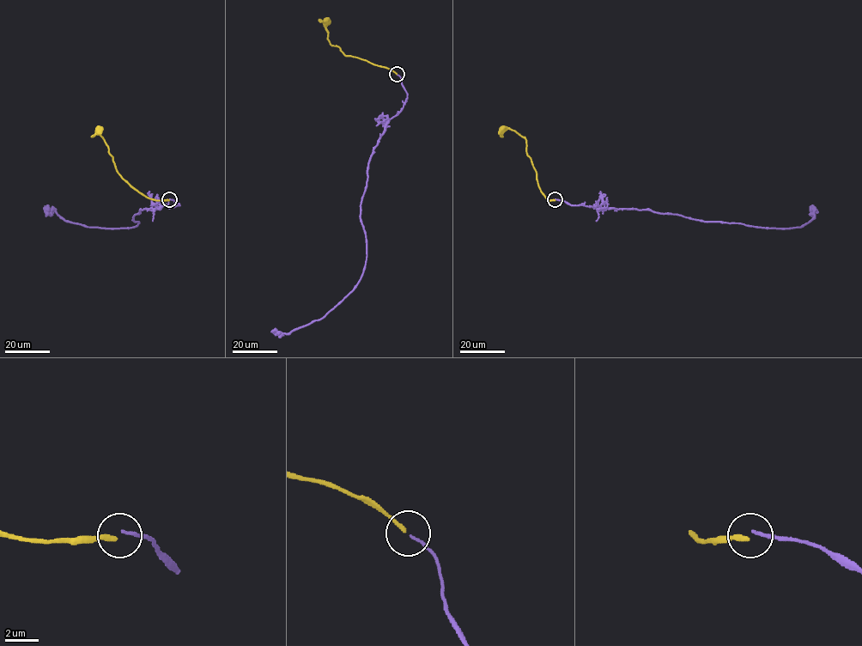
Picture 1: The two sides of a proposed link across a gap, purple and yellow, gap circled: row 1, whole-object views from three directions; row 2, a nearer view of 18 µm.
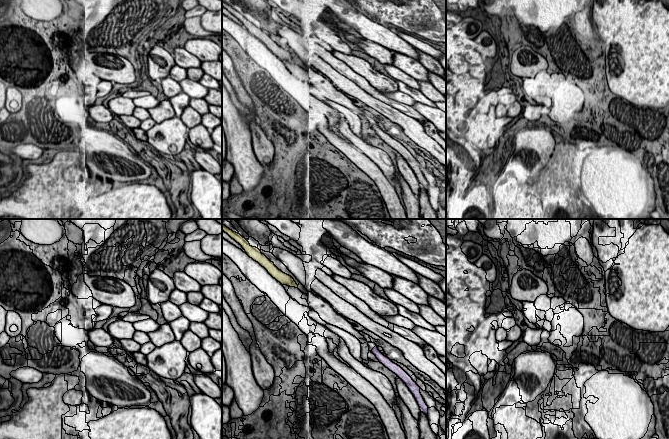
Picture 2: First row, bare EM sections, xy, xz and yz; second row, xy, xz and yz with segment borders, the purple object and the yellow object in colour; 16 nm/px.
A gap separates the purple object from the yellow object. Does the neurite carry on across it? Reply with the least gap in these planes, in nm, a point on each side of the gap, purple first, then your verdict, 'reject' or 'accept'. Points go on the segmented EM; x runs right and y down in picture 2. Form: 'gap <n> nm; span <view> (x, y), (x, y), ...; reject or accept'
gap 1450 nm; span xz (369, 342), (297, 287); reject

